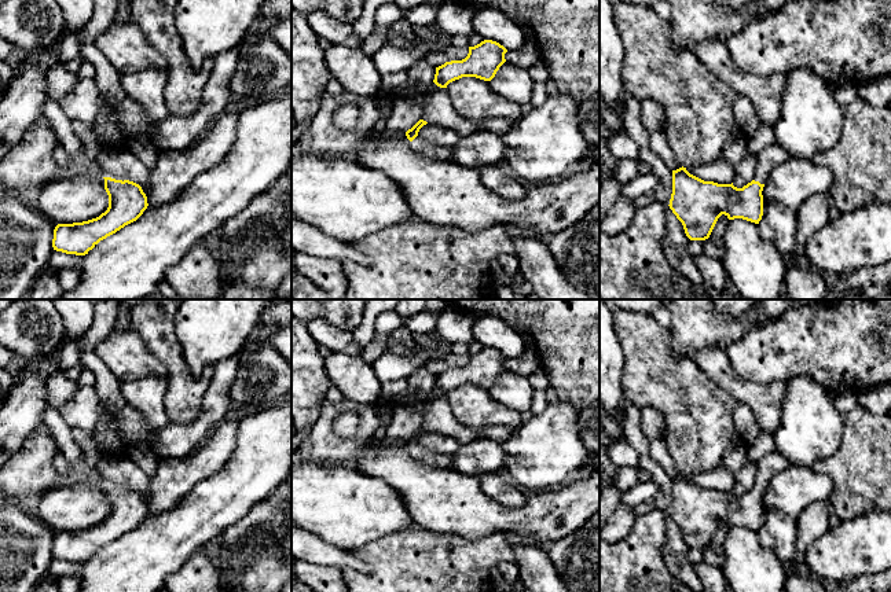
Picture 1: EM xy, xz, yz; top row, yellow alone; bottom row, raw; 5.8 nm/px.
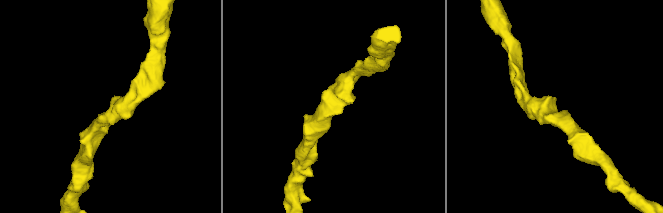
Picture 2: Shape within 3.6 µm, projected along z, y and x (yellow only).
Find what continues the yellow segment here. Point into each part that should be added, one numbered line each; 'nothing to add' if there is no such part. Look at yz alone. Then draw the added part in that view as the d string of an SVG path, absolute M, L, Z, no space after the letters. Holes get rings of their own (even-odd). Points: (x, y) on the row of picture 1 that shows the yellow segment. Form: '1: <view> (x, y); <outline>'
1: yz (770, 157); M770 144L764 147L756 155L756 170L754 174L754 180L764 184L770 176L770 173L781 165L785 159L788 159L788 152L780 144Z

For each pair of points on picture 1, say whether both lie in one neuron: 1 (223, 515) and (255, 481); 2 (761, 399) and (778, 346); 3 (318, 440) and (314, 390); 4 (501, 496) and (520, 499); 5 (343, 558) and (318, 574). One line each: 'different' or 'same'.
1: same
2: different
3: different
4: same
5: different

